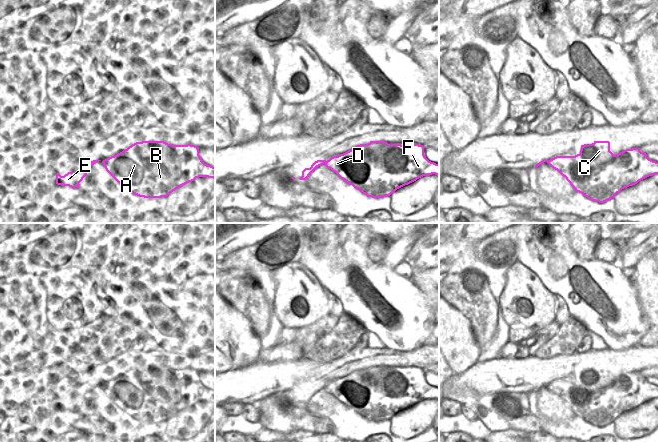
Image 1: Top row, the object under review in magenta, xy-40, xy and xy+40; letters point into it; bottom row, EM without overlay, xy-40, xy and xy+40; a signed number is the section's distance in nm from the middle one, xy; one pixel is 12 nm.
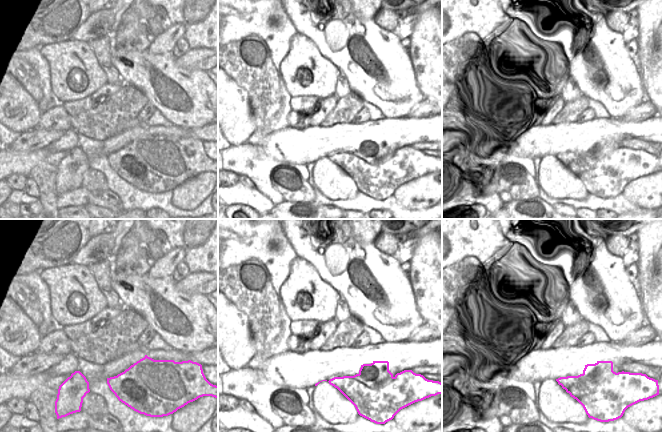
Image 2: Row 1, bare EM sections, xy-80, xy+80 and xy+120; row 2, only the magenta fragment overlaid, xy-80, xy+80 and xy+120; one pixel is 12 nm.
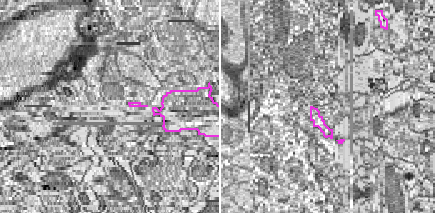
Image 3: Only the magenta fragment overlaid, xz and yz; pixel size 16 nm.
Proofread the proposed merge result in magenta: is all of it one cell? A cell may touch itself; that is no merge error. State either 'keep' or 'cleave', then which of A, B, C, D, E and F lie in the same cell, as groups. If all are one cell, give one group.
cleave; groups A B C D F / E

